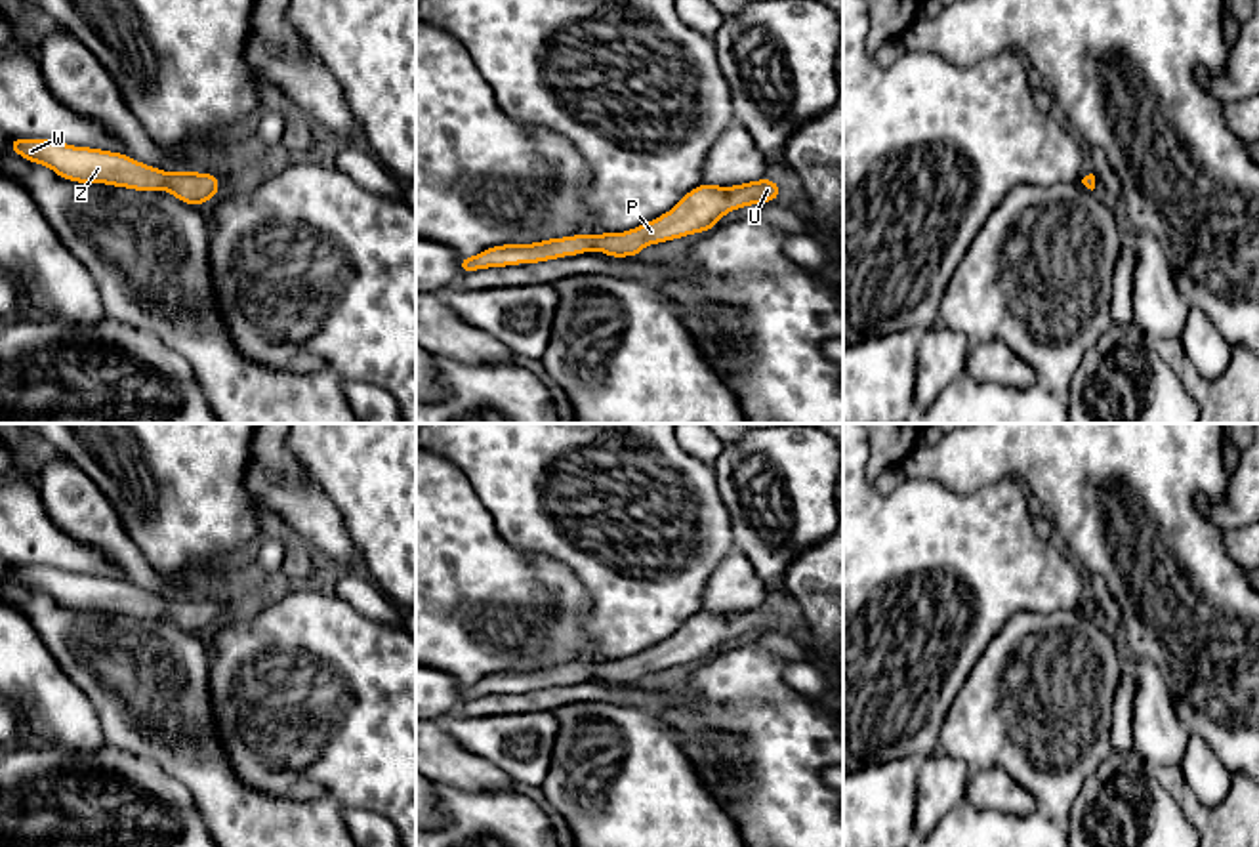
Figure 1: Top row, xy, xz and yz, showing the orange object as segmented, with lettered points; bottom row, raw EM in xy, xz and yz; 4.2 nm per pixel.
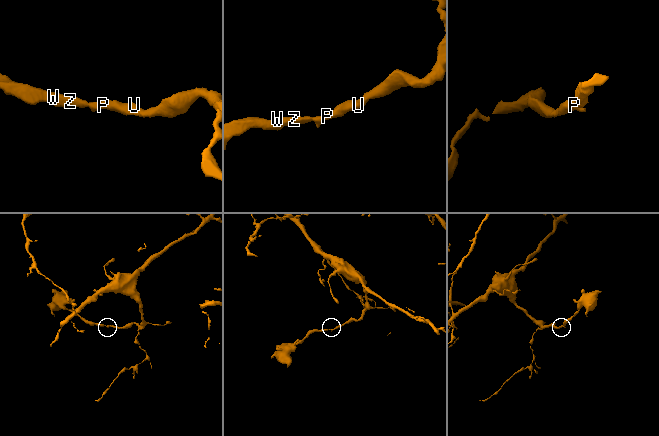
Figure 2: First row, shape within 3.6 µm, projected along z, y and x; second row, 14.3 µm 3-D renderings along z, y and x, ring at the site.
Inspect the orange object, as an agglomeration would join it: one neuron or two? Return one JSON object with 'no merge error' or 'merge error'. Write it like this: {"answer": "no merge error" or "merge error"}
{"answer": "no merge error"}

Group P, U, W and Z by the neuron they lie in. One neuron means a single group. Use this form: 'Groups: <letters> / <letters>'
Groups: P U W Z

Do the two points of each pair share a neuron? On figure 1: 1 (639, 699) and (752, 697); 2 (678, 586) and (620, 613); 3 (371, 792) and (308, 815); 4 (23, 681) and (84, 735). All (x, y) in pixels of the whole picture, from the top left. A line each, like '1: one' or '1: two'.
1: two
2: one
3: two
4: one

